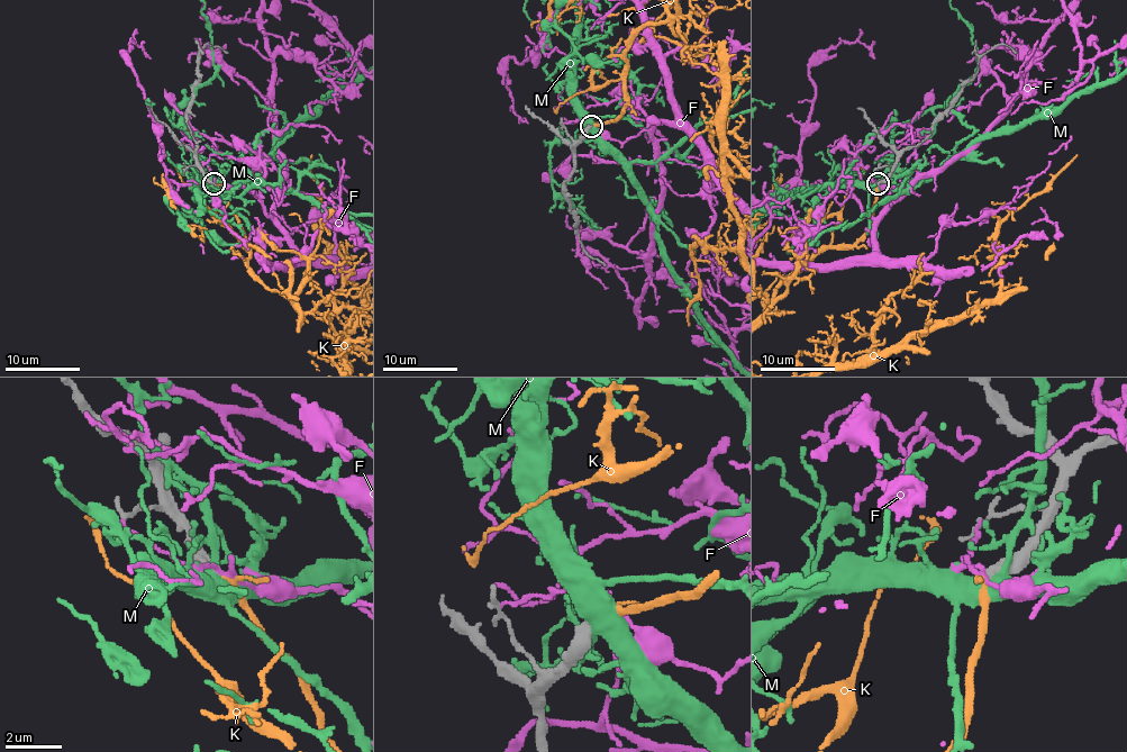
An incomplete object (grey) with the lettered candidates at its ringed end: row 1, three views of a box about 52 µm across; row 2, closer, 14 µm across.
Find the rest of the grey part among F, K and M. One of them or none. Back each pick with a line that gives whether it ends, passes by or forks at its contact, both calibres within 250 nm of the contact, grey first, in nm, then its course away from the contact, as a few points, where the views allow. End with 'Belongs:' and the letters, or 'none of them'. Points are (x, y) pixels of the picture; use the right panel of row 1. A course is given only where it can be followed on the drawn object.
K: It passes by. Thickness 320 nm (grey) against 140 nm
Belongs: K

